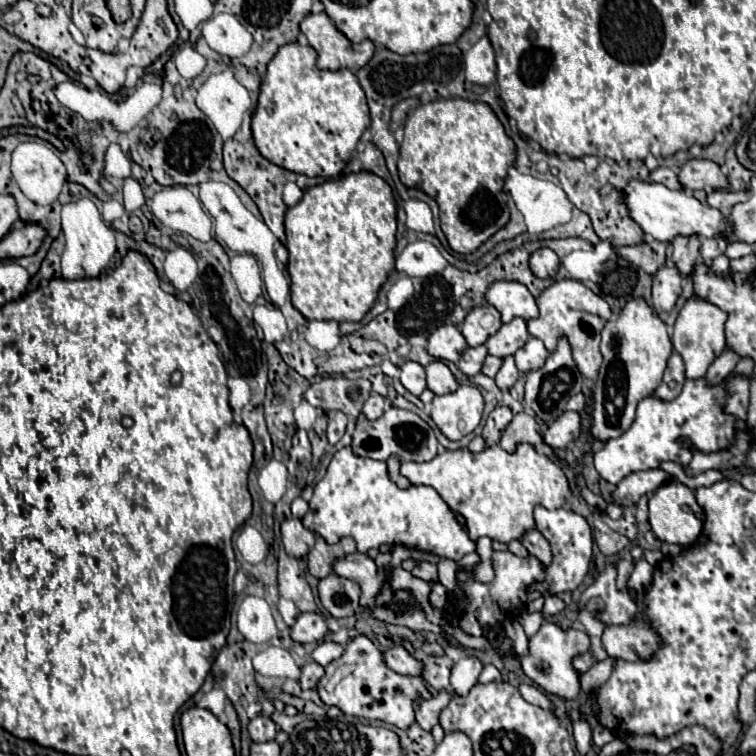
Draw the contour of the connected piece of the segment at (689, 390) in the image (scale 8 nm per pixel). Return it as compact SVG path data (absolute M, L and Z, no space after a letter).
M704 378L700 380L686 380L680 396L672 402L662 402L652 398L644 398L638 404L634 424L618 438L612 438L604 444L600 452L594 454L594 466L598 474L610 482L618 484L624 476L638 470L658 468L660 462L672 460L688 466L692 460L692 450L686 448L680 436L688 436L694 448L702 452L716 452L732 444L734 438L734 416L722 412L724 406L724 384L716 388L708 388Z

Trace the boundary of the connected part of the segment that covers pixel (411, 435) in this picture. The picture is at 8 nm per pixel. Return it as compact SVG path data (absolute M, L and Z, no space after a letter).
M402 408L386 410L378 420L362 420L356 424L352 436L352 450L358 456L368 456L374 460L388 460L388 456L396 454L402 462L428 462L436 456L438 440L434 430L414 412Z

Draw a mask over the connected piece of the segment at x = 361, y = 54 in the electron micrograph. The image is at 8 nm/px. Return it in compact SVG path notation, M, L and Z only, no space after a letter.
M324 12L308 14L302 20L300 30L318 52L318 66L322 70L348 68L356 72L368 64L374 54L374 44L370 40L362 40L360 44L350 42Z

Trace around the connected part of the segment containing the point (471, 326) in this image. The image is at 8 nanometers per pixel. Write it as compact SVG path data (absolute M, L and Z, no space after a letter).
M484 304L468 312L466 320L460 324L460 332L466 338L468 346L480 346L488 340L488 336L498 332L500 326L500 312L494 306Z

